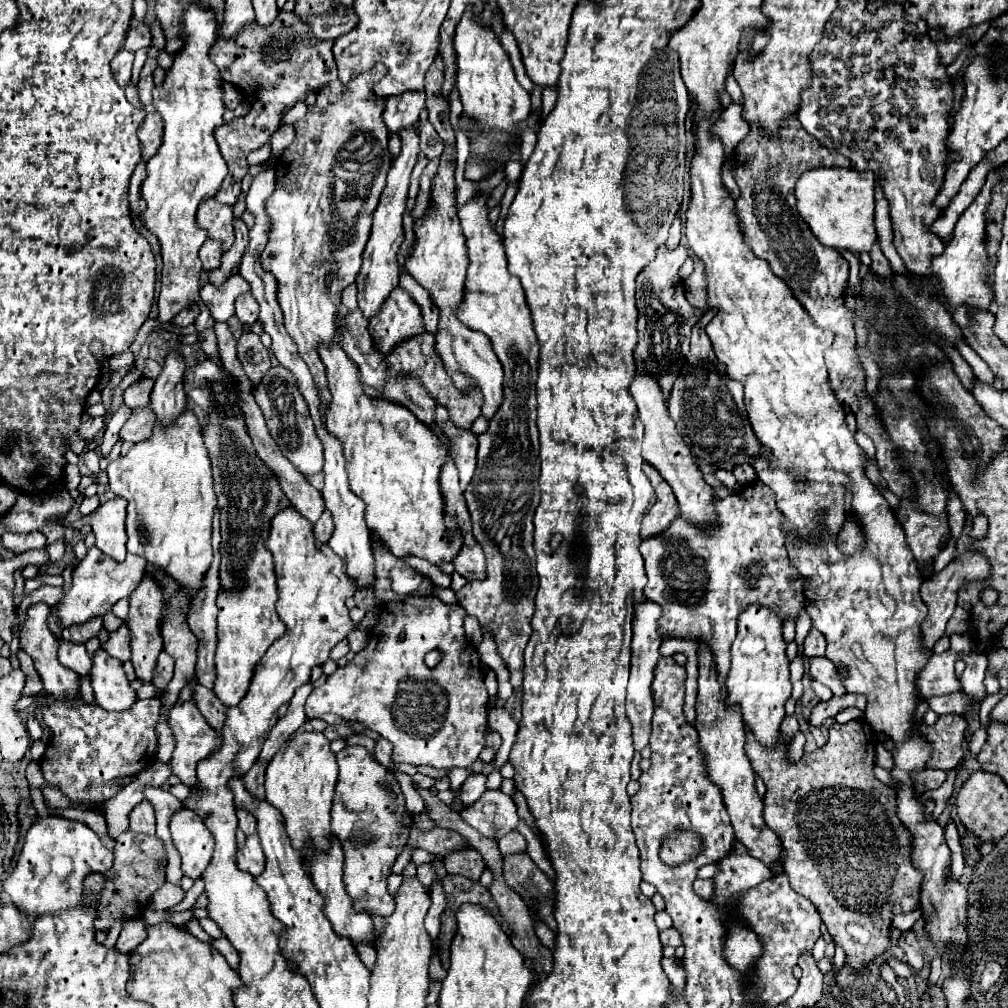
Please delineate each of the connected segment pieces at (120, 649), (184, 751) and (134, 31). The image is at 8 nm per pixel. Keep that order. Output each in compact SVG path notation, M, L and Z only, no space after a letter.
M122 624L116 632L110 632L110 640L104 644L104 650L122 662L130 660L130 630L126 624Z
M186 700L186 702L176 702L174 708L170 710L170 718L168 718L168 726L172 730L172 736L176 740L176 748L174 754L170 758L170 770L172 774L176 774L180 778L182 784L186 784L192 790L198 790L198 778L196 778L196 766L200 760L208 758L212 752L216 752L222 744L220 734L206 724L204 716L200 716L200 710L196 706L194 700Z
M134 22L128 30L128 36L126 36L126 44L124 48L128 52L136 52L140 48L148 48L152 44L152 34L150 34L150 28L146 24L138 24Z

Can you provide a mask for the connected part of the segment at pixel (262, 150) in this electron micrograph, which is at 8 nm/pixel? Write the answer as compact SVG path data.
M267 142L264 146L260 147L259 149L252 151L247 156L247 161L249 165L258 165L264 160L267 160L270 156L271 152L271 144Z

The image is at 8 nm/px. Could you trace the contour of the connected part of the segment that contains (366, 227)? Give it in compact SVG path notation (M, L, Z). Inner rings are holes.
M376 64L372 70L362 72L362 74L358 74L356 78L352 78L352 80L346 84L346 88L338 88L338 86L334 86L334 84L326 84L324 88L320 88L314 106L310 106L308 112L306 112L306 116L294 124L296 136L294 136L292 144L282 152L280 160L276 162L276 178L278 178L278 182L276 182L274 194L270 196L270 200L268 200L268 204L266 204L266 206L268 206L268 216L272 218L272 232L270 232L270 242L268 242L268 246L264 248L264 252L262 252L262 264L264 264L264 268L266 268L268 272L272 272L272 274L276 276L276 280L278 280L278 304L280 304L280 308L282 308L282 312L284 312L284 326L286 326L288 334L294 338L294 342L298 344L298 354L300 354L302 360L308 364L308 368L310 368L310 372L312 372L312 376L314 376L316 390L318 390L320 400L322 400L322 414L324 414L326 402L330 400L330 392L328 392L328 388L326 388L326 368L324 368L322 360L320 360L316 348L318 348L318 344L332 344L332 342L334 342L334 334L336 334L336 306L338 306L338 302L340 302L340 298L330 298L330 294L326 294L326 274L334 272L334 274L336 274L336 280L346 280L346 286L354 284L354 280L356 280L356 276L358 276L358 272L360 272L362 252L364 252L364 246L366 246L368 236L370 236L372 212L374 212L376 206L378 206L378 198L380 198L380 192L382 192L384 186L386 186L386 174L388 174L390 162L392 162L392 156L390 156L390 150L388 150L388 128L386 128L386 124L384 124L384 118L382 118L384 108L386 108L386 98L376 96L374 90L372 90L372 86L374 86L376 82L380 82L386 72L388 72L388 70L384 68L384 64Z

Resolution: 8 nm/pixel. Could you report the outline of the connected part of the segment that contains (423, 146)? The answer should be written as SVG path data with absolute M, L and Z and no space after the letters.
M428 120L418 122L418 132L421 153L430 160L439 158L444 151L444 144L432 124Z

